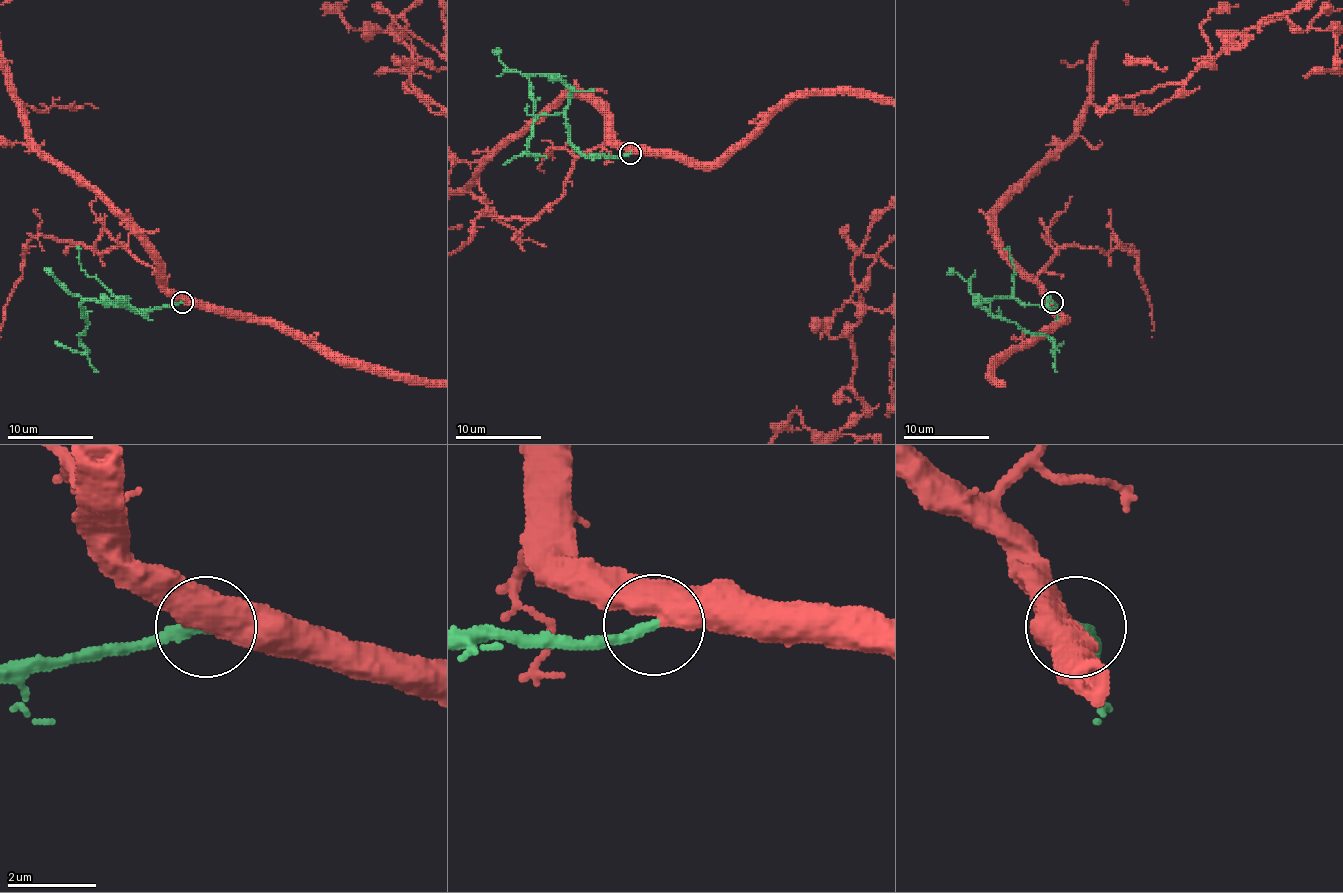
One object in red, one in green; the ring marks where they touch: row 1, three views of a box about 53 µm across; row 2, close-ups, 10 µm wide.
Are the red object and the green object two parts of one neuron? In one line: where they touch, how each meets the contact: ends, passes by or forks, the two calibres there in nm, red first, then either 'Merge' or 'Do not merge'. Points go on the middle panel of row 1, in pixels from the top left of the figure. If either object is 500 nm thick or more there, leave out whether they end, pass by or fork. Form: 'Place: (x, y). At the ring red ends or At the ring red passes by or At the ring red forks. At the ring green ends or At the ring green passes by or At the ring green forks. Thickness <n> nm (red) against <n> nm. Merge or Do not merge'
Place: (630, 153). Thickness 500 nm (red) against 260 nm. Merge

